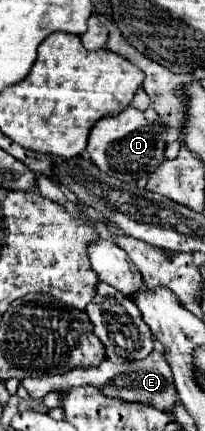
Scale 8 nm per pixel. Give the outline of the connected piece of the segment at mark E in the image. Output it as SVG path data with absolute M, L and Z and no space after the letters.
M154 341L154 351L144 361L130 361L120 365L102 361L102 365L96 369L74 369L72 373L64 373L60 377L28 377L22 381L22 387L28 391L32 399L42 399L46 393L68 391L78 385L96 385L104 389L104 393L108 393L110 397L122 401L140 401L144 405L154 405L156 409L164 411L172 411L176 403L176 387L172 385L172 371L164 361L164 349L160 349L158 341Z

